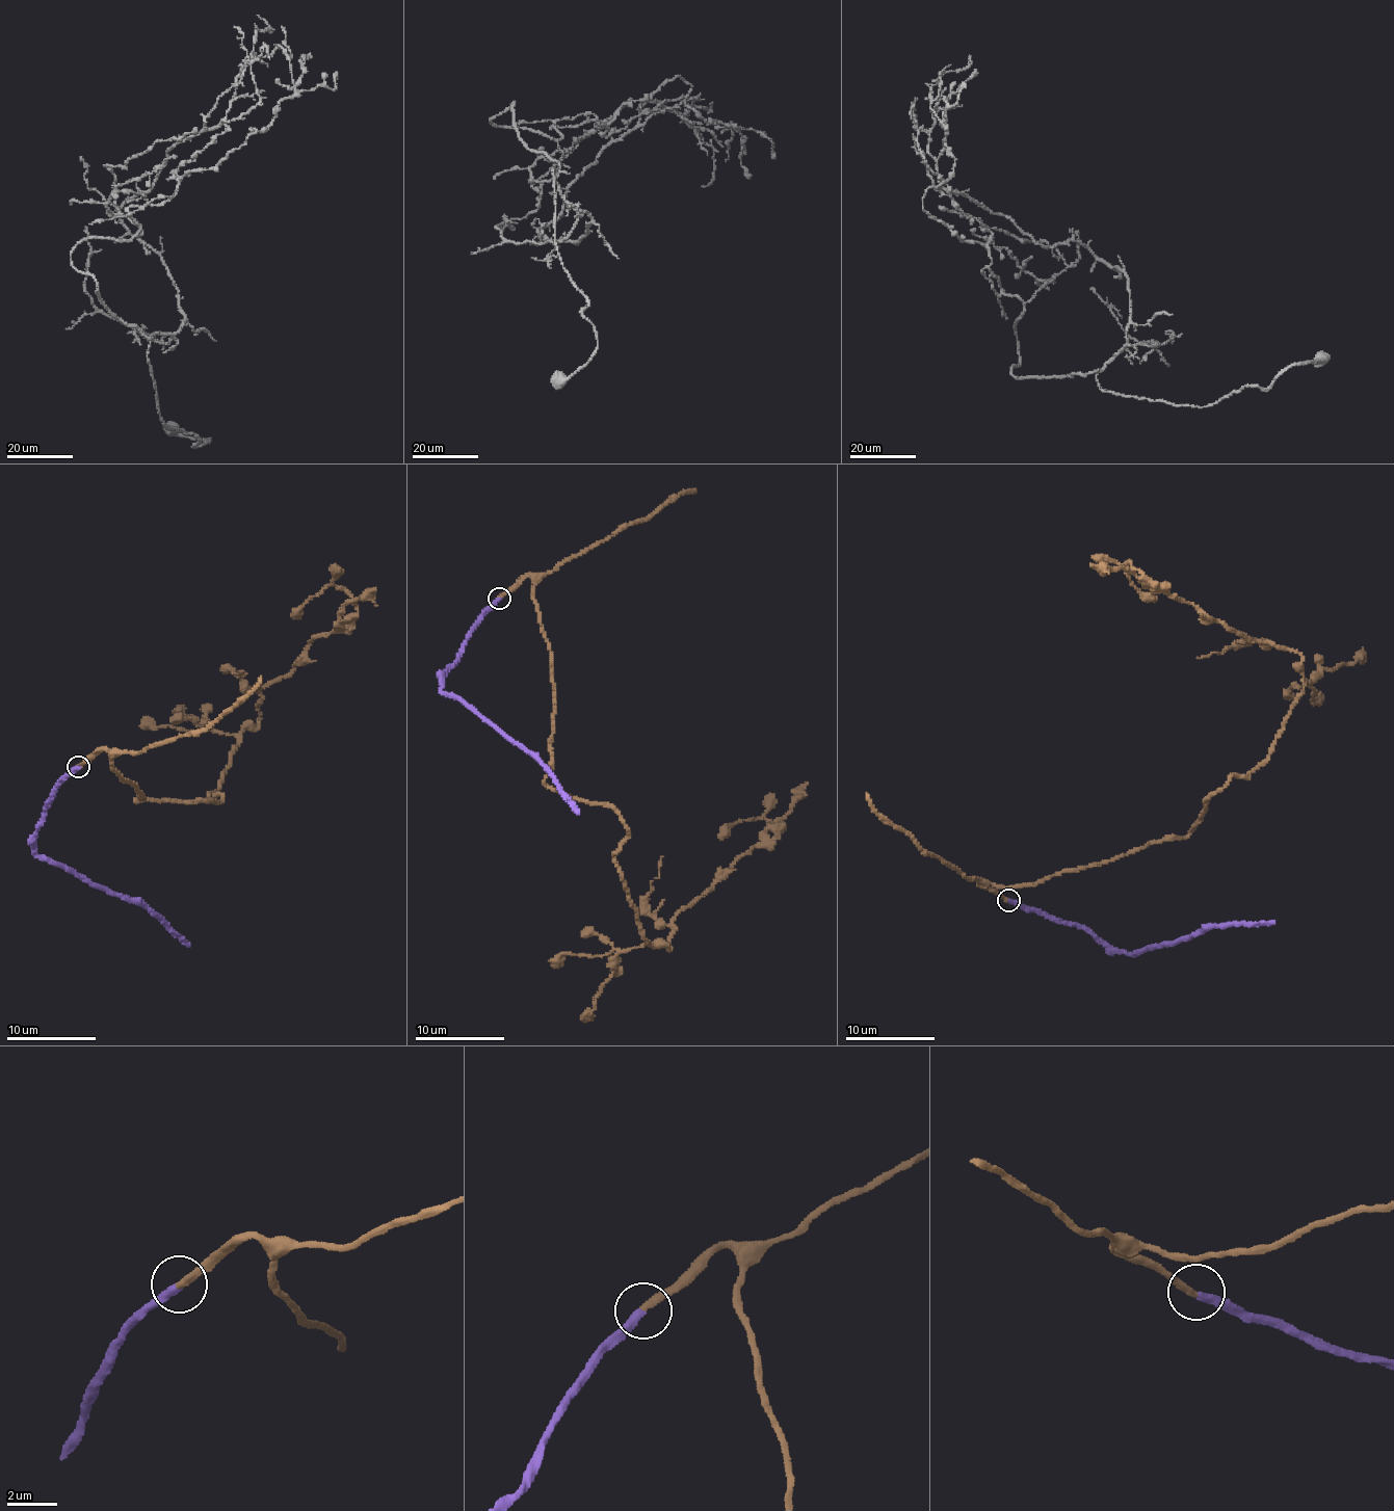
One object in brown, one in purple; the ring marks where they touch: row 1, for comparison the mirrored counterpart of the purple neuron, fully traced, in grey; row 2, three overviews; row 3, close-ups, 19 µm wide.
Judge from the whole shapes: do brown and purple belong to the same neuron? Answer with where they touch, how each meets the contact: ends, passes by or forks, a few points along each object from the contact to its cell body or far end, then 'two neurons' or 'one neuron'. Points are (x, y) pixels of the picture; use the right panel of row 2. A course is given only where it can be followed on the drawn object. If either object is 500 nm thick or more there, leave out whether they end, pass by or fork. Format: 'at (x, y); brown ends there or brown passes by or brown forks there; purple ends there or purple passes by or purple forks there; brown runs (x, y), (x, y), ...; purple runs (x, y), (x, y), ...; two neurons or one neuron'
at (1008, 900); brown ends there; purple ends there; brown runs (1009, 900), (979, 884), (1188, 834), (1304, 687), (1297, 653), (1127, 562), (1156, 600); purple runs (1009, 900), (1086, 927), (1110, 946), (1130, 952), (1211, 926), (1274, 923); one neuron

